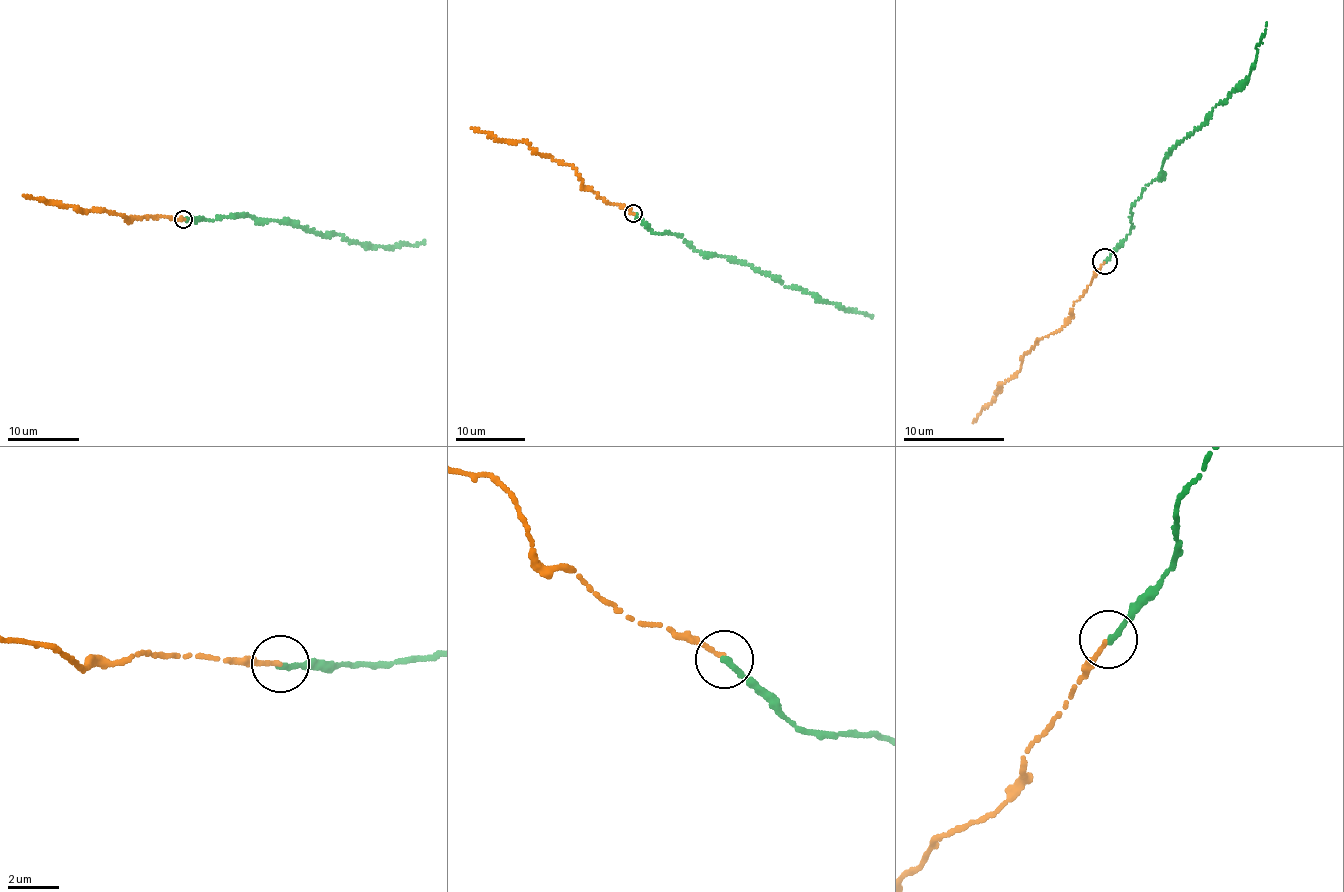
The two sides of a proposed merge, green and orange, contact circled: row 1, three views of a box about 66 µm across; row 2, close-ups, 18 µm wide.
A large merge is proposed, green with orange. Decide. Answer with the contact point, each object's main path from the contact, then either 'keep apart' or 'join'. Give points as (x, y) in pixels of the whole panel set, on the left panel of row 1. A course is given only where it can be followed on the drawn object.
place (183, 219); course green (183, 219), (244, 215), (289, 222), (376, 247), (394, 248), (401, 244), (415, 246), (423, 242); course orange (183, 219), (145, 217), (128, 221), (94, 209), (80, 210), (24, 196); join

